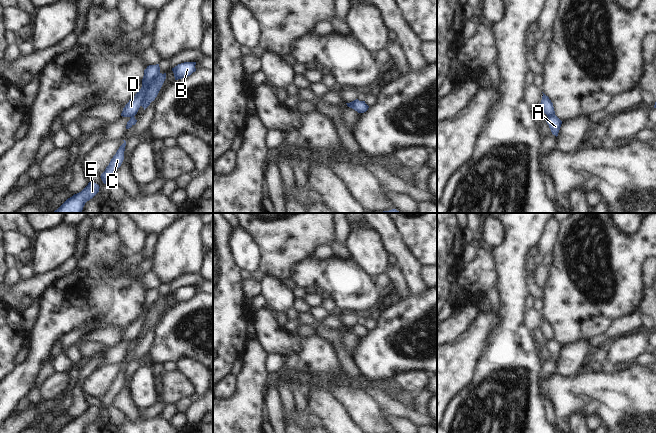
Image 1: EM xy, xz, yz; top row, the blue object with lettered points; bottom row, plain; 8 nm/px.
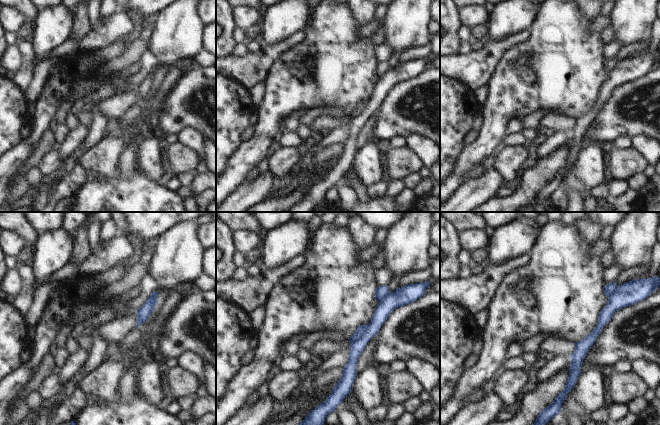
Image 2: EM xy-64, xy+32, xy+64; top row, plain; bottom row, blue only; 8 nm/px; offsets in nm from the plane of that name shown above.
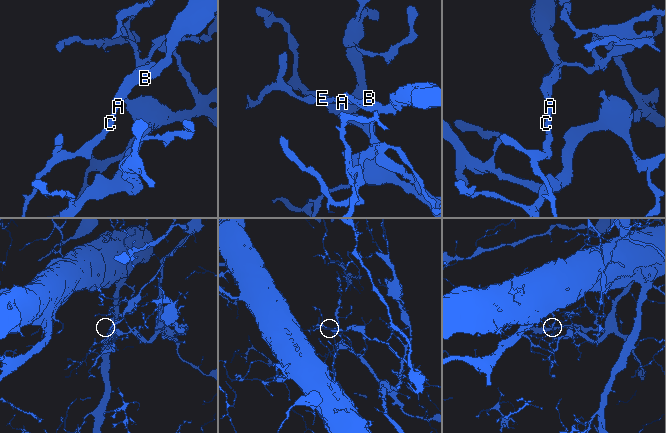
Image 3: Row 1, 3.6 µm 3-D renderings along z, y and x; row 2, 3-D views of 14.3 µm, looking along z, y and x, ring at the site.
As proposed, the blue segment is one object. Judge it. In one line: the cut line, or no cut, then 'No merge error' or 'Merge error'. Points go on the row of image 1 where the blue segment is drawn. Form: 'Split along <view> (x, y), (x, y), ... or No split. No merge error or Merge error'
Split along xy (159, 72), (147, 88), (140, 105). Merge error.

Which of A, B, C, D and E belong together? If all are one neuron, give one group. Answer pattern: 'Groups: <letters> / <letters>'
Groups: A B C E / D.

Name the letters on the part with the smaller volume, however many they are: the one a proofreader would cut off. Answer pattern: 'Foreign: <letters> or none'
Foreign: A, B, C, E

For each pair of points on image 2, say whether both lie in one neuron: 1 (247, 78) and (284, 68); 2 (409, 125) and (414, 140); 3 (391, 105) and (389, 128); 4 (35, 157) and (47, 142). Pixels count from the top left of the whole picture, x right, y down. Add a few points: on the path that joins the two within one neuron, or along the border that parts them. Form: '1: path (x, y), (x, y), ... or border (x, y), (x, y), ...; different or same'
1: border (282, 53), (272, 64), (267, 76), (263, 80); different
2: border (405, 136), (424, 135), (429, 138); different
3: path (391, 111), (391, 122); same
4: path (38, 153), (44, 146); same

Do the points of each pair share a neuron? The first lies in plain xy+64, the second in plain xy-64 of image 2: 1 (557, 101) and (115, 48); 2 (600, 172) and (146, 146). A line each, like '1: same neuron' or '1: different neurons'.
1: different neurons
2: same neuron

